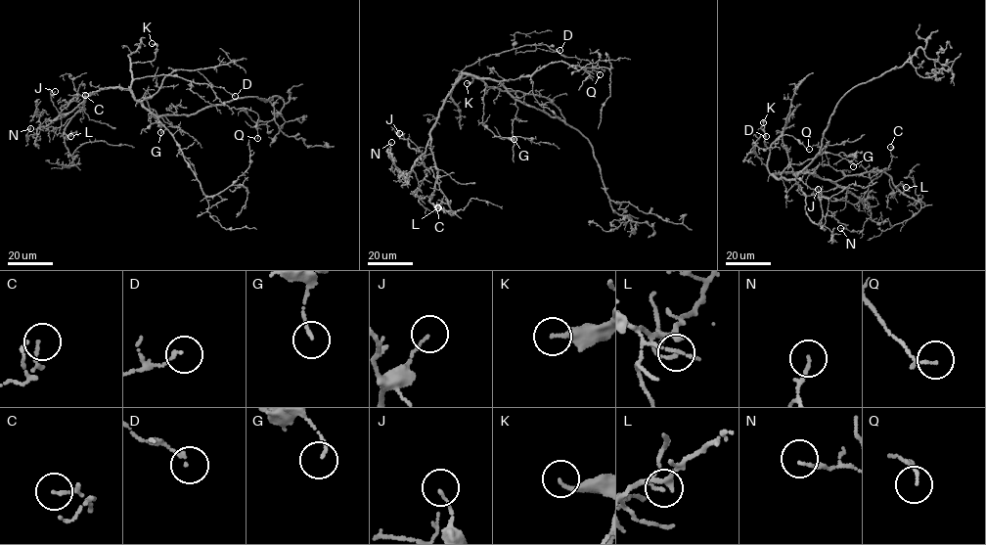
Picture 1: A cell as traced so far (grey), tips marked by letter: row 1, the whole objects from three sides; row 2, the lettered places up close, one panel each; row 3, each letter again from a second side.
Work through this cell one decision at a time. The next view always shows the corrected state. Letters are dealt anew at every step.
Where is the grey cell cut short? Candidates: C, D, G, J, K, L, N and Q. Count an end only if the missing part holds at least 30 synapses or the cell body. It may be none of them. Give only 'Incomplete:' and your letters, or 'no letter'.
Incomplete: no letter

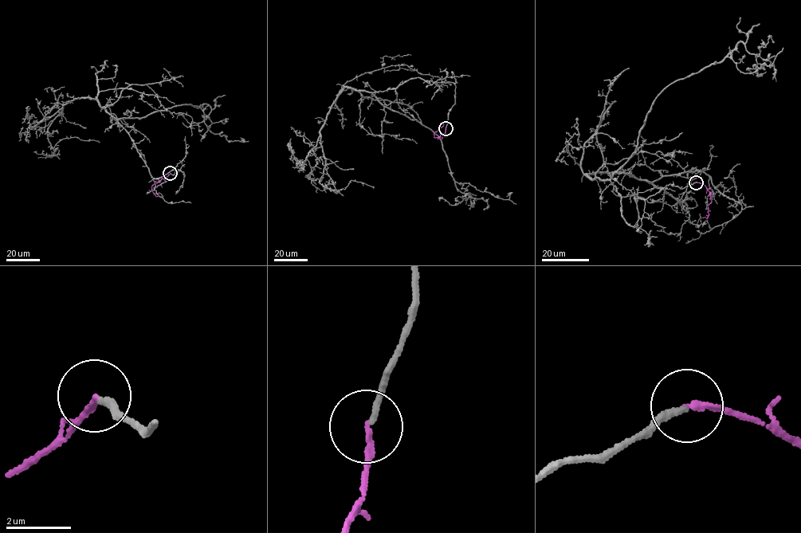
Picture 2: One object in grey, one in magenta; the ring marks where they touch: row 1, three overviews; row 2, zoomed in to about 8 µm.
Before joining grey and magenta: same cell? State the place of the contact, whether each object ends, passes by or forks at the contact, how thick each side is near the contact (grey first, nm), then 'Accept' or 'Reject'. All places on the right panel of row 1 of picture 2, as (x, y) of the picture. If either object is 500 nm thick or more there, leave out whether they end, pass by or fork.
Place: (696, 182). At the ring grey ends. At the ring magenta ends. Thickness 160 nm (grey) against 170 nm. Accept

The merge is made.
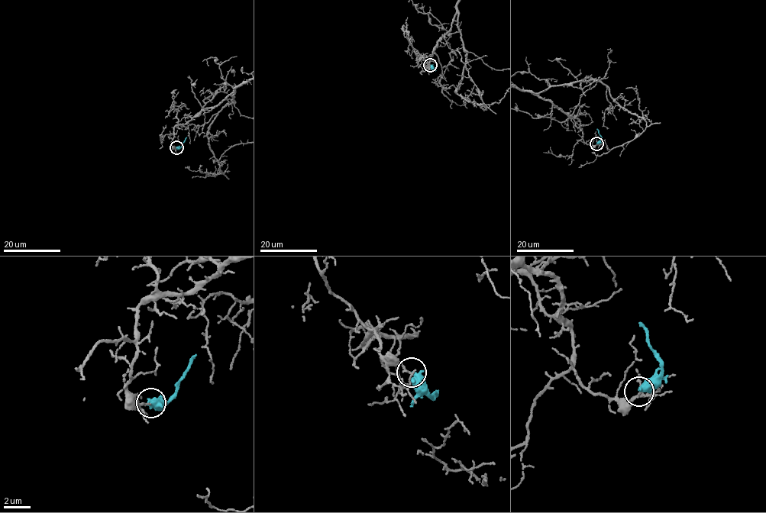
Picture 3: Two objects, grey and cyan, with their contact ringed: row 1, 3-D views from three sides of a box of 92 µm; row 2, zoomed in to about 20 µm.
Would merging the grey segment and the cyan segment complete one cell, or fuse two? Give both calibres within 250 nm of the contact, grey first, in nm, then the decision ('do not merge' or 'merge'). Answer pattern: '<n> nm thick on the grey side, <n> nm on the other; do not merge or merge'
140 nm thick on the grey side, 550 nm on the other; do not merge

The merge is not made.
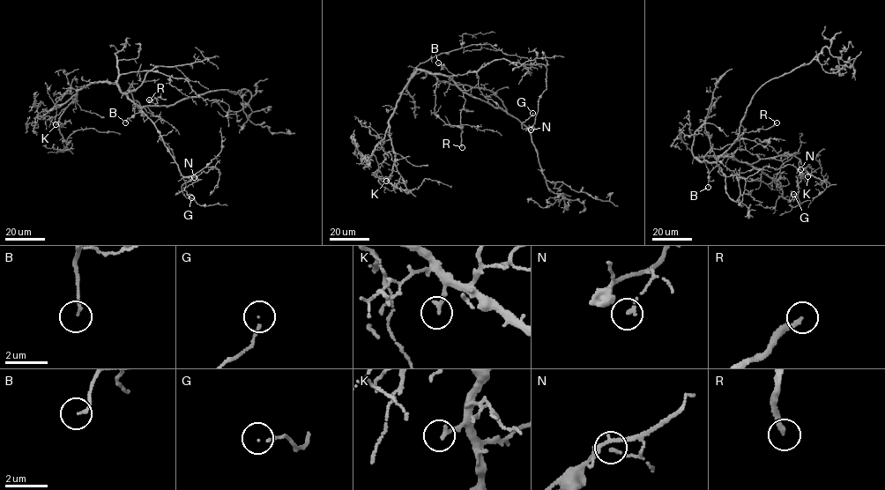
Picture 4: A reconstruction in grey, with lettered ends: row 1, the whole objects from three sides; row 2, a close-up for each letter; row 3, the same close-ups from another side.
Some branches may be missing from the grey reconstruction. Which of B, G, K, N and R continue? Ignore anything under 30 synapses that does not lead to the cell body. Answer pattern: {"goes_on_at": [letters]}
{"goes_on_at": ["B", "K", "R"]}

